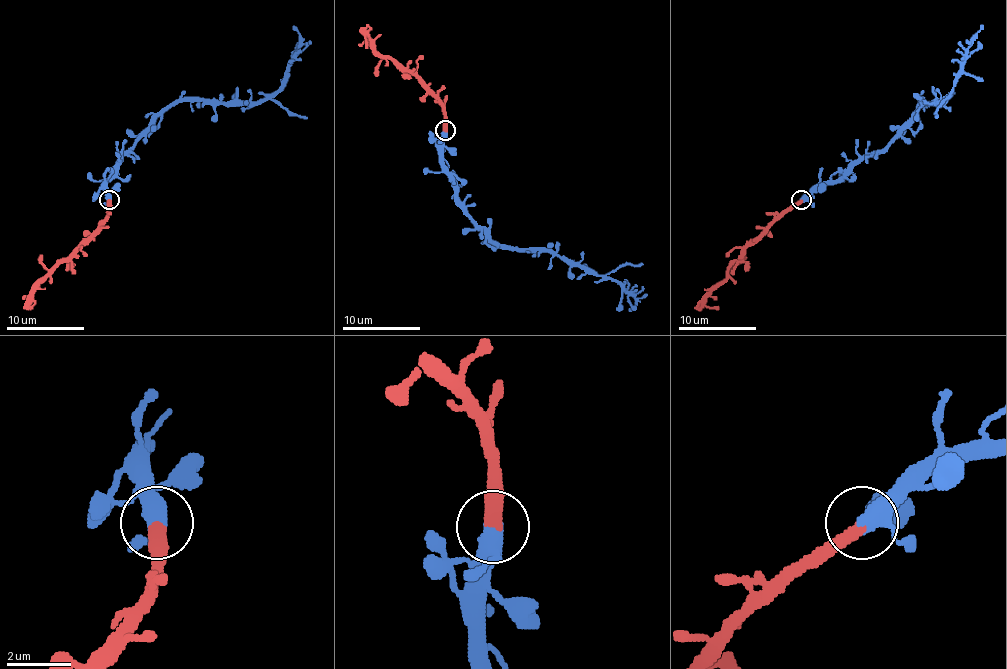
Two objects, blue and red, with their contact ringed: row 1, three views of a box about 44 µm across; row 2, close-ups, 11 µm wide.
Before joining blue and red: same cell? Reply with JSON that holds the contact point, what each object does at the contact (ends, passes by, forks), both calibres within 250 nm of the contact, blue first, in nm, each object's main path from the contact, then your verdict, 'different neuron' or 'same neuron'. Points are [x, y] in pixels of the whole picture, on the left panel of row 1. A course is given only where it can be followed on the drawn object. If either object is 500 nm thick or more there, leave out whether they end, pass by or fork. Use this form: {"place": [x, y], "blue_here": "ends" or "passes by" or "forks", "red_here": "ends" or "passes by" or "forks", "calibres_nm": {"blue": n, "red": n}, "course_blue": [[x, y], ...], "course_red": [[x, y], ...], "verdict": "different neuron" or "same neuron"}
{"place": [109, 200], "blue_here": "passes by", "red_here": "ends", "calibres_nm": {"blue": 400, "red": 420}, "course_blue": [[109, 200], [107, 177], [160, 115], [179, 101], [268, 99], [280, 88], [299, 45], [294, 25]], "course_red": [[109, 200], [109, 216], [47, 274], [34, 293], [30, 307], [32, 305]], "verdict": "same neuron"}

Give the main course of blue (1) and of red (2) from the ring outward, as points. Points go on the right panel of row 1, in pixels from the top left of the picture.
1: (800, 200), (820, 185), (838, 183), (857, 163), (877, 155), (916, 114), (921, 101), (943, 103), (982, 24)
2: (800, 200), (777, 216), (728, 269), (728, 274), (709, 294), (705, 304), (711, 308), (718, 306)

